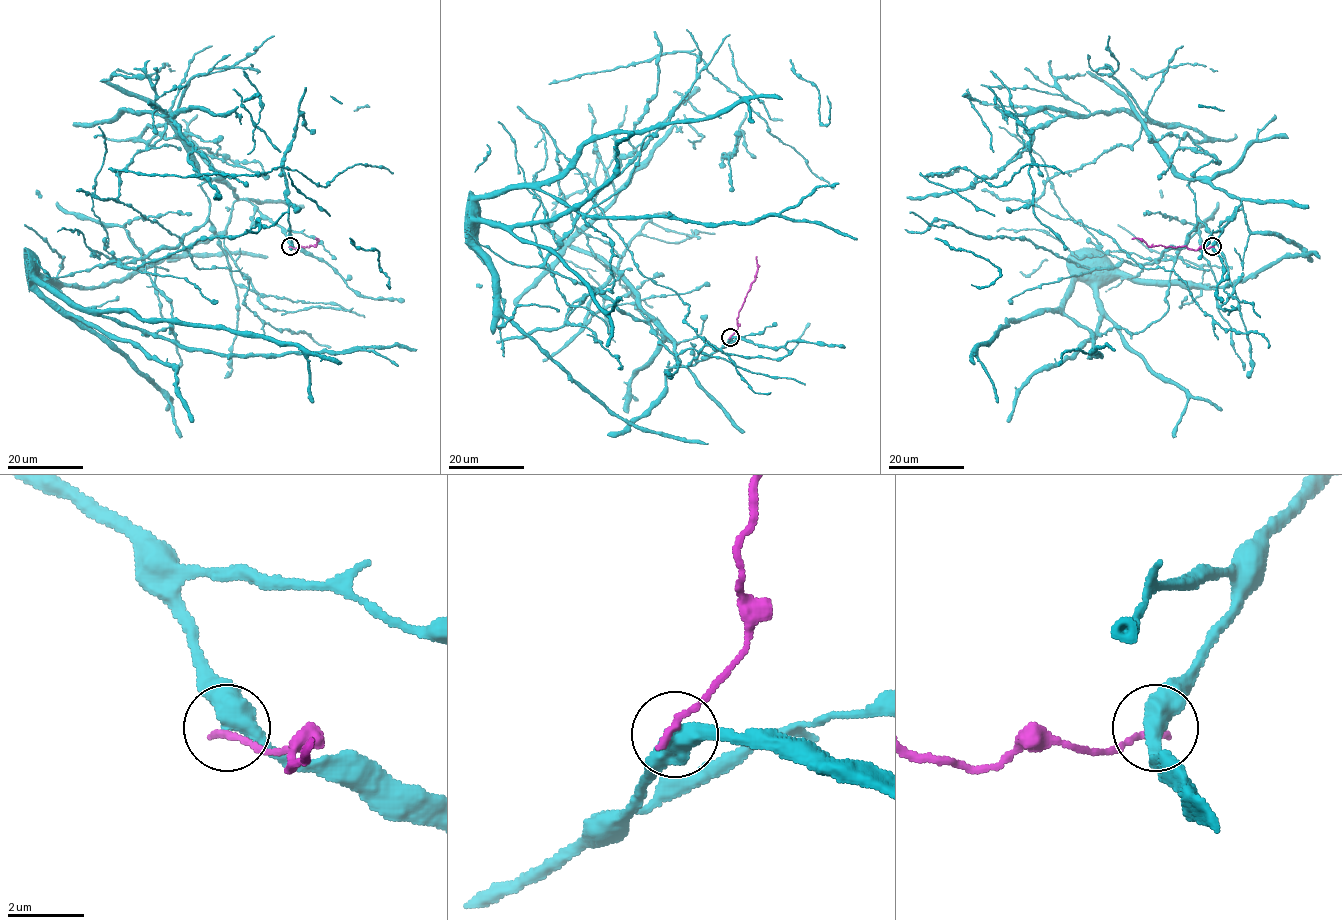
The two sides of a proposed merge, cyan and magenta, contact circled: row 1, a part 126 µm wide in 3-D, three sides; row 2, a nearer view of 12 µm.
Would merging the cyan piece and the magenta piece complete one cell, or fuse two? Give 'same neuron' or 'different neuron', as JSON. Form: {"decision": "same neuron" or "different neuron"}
{"decision": "different neuron"}

